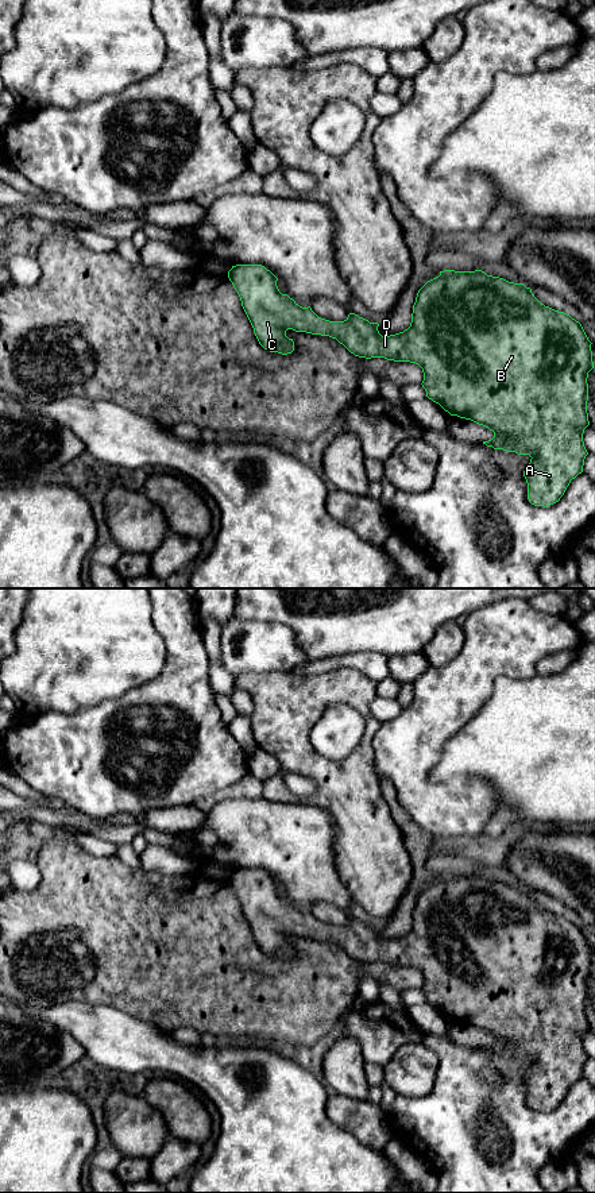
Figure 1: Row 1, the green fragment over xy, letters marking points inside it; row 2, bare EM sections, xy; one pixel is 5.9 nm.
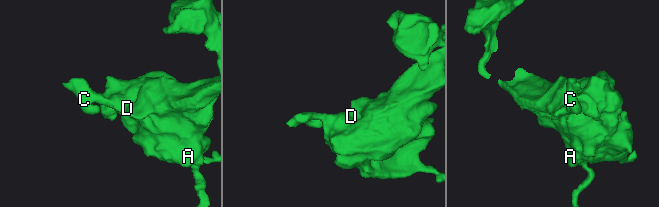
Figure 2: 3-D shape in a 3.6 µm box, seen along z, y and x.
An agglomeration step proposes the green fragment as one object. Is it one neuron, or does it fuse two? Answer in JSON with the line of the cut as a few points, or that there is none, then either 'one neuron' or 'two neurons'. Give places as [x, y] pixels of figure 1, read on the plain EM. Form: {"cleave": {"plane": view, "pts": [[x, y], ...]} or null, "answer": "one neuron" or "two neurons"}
{"cleave": null, "answer": "one neuron"}

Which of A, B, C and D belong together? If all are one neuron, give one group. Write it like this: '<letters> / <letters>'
A B C D

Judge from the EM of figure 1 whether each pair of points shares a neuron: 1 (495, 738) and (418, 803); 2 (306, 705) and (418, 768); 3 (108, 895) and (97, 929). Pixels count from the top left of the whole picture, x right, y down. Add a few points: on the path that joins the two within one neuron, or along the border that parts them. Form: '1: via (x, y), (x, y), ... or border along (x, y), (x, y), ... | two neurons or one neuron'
1: border along (428, 775), (433, 782), (454, 776), (480, 779) | two neurons
2: border along (382, 724), (373, 738), (375, 773) | two neurons
3: via (100, 903), (97, 921) | one neuron

